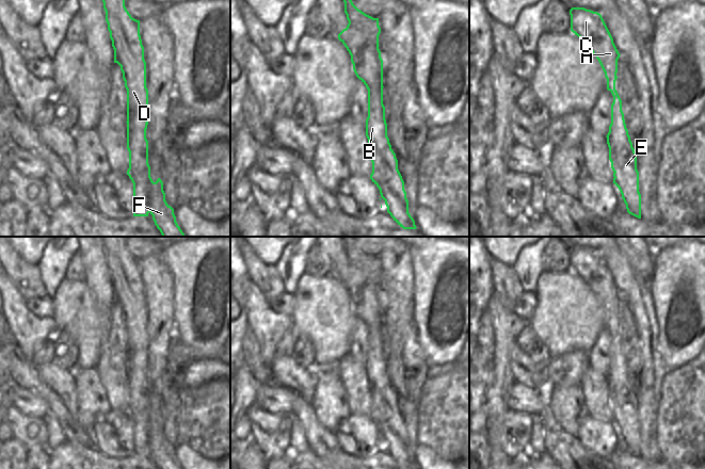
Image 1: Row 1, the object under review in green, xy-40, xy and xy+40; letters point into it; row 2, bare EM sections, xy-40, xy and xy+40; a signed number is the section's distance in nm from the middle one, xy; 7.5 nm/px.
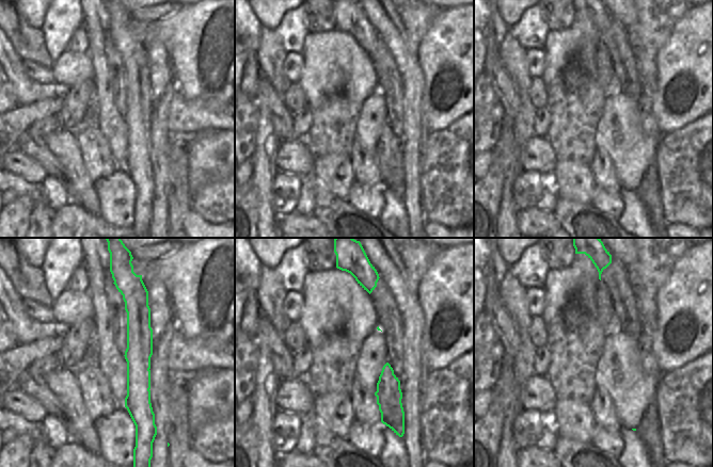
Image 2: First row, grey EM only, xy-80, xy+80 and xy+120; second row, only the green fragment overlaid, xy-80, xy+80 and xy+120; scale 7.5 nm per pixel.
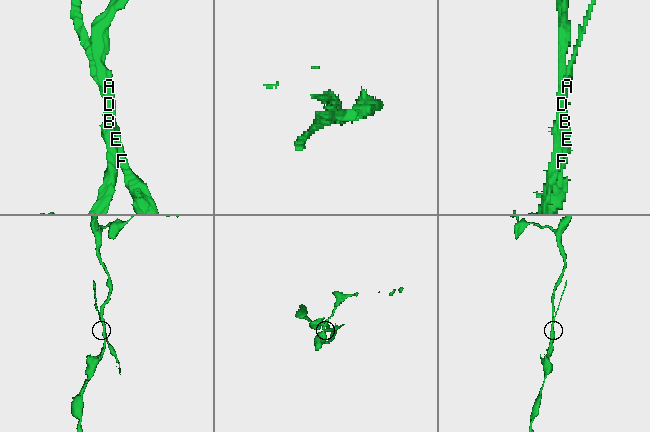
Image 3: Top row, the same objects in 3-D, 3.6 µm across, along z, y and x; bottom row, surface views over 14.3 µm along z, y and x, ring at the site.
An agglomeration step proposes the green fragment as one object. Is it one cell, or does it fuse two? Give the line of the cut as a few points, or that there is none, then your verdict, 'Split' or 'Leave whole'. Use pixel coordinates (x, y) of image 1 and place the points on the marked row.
Split along xy-40 (146, 126), (144, 150), (147, 204), (150, 211). Split.

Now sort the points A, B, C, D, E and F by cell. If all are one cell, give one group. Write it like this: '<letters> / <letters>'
A B C D / E F

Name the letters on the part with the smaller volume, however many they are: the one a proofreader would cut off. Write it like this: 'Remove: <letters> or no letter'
Remove: E, F

